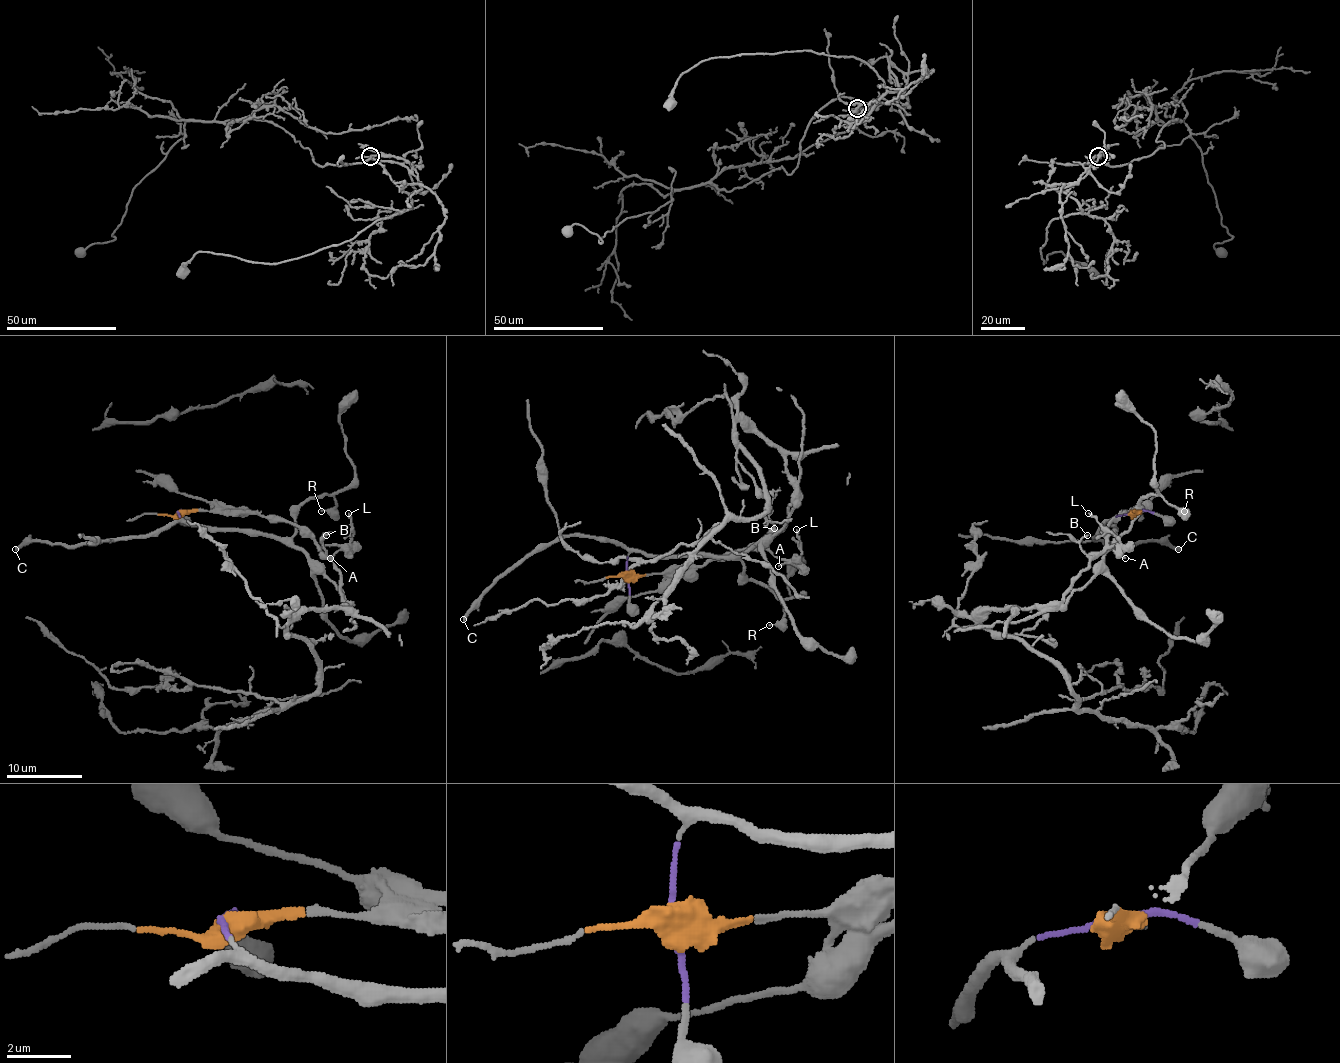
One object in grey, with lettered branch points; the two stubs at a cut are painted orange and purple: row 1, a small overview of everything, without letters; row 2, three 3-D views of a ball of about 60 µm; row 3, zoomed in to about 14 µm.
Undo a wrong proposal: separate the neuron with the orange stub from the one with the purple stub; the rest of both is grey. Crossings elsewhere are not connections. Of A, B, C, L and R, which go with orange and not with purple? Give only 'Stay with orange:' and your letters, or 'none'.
Stay with orange: A, B, L

